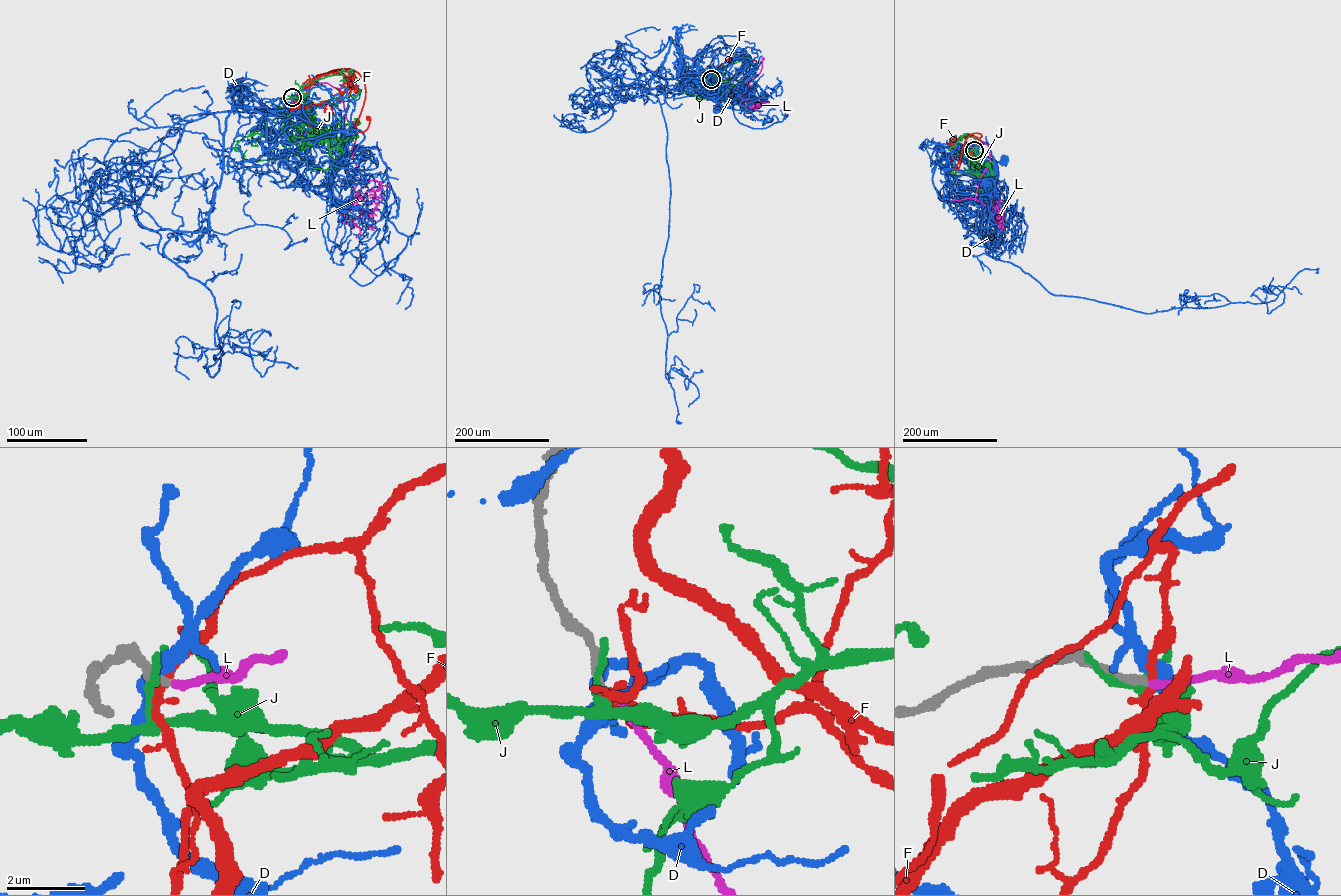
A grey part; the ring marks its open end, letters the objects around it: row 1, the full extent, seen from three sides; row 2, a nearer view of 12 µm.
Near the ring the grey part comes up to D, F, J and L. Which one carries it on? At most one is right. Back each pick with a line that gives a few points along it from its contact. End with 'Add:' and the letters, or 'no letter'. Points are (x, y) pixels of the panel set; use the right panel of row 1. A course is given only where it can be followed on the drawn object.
L: it runs (974, 150), (982, 141), (989, 153), (975, 198), (953, 199)
Add: L

